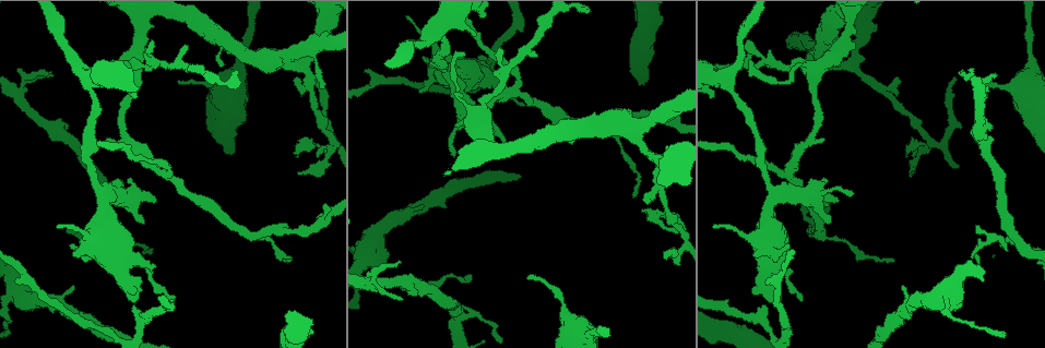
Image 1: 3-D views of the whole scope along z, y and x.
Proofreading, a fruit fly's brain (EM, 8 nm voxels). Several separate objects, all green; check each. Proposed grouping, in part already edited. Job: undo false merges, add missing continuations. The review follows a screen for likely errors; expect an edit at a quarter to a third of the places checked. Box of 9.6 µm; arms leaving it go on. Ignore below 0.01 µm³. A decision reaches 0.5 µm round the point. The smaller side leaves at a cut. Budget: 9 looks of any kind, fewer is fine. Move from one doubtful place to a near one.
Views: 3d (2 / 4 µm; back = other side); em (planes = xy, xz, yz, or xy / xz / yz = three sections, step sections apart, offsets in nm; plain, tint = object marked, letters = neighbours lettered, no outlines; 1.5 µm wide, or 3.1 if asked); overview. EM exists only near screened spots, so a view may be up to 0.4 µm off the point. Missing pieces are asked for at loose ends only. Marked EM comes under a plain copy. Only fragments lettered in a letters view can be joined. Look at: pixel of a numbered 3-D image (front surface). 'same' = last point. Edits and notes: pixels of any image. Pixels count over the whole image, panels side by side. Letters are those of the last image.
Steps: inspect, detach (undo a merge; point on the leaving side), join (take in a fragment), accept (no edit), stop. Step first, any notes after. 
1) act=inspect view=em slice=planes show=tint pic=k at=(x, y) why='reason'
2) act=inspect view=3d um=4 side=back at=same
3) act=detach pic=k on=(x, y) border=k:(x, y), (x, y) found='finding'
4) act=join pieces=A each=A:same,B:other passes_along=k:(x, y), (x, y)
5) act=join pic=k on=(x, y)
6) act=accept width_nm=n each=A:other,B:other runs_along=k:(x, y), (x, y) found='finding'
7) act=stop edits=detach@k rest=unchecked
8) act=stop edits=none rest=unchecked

act=inspect view=3d um=2 pic=1 at=(453, 155) why='thin end'

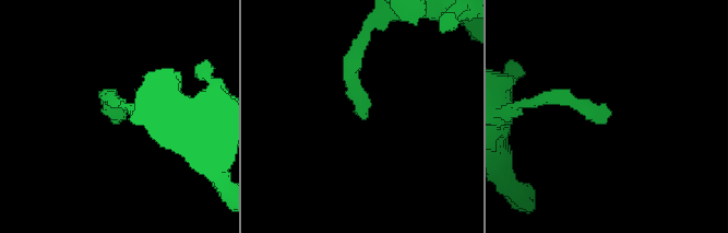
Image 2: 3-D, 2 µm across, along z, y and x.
act=inspect view=em slice=planes show=letters pic=2 at=(607, 115)

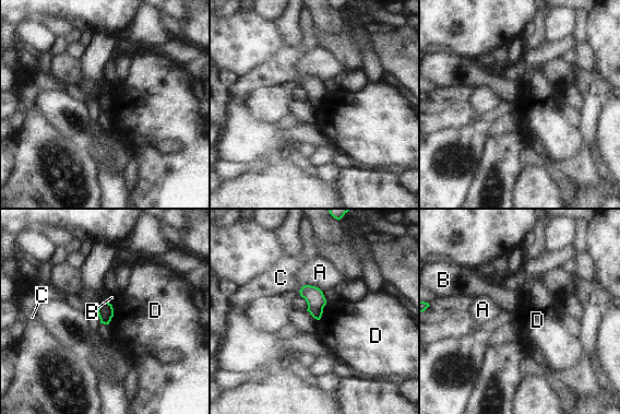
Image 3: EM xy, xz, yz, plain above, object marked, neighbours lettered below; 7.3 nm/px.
act=accept longest_contact=A:180nm each=A:other,B:other,C:other,D:other found='no lettered fragment goes on from it'

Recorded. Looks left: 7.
act=inspect view=3d um=2 pic=1 at=(456, 97) why='abrupt turn'

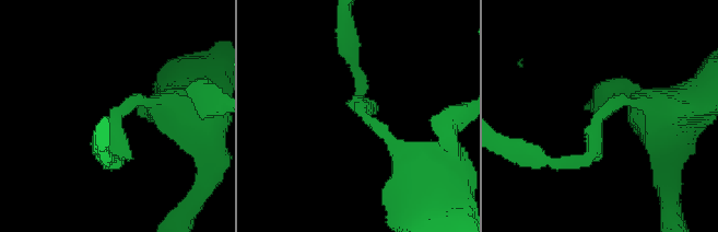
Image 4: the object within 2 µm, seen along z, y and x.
act=inspect view=em slice=xy step=4 show=letters pic=4 at=(599, 113) why='need the tissue'

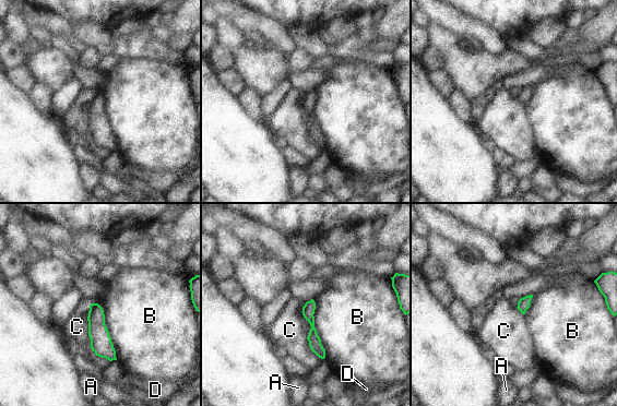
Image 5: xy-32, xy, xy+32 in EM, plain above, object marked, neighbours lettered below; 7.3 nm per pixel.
act=inspect view=em slice=xz step=4 show=letters at=same why='another direction'

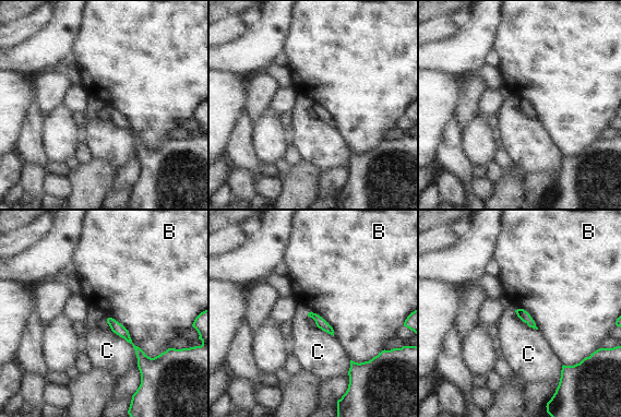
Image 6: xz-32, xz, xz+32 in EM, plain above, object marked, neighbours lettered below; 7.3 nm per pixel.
act=accept each=B:other,C:other found='continuous, no second cell'

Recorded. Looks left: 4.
act=inspect view=em slice=planes show=letters pic=1 at=(673, 118) why='free end'

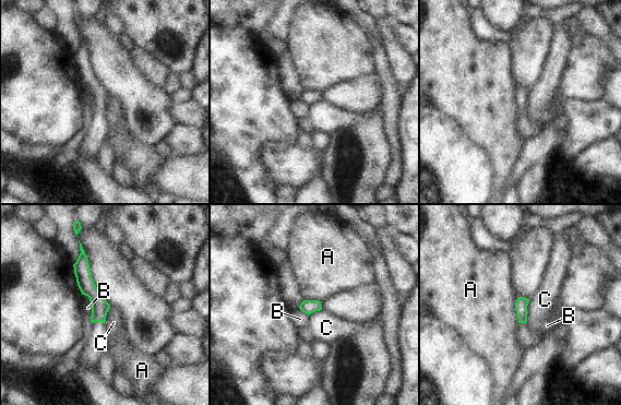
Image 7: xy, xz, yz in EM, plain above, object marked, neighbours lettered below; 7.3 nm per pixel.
act=accept longest_contact=A:200nm each=A:other,B:other,C:other found='none of them fits'

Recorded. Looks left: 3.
act=inspect view=3d um=2 pic=1 at=(70, 244) why='branch stops here'

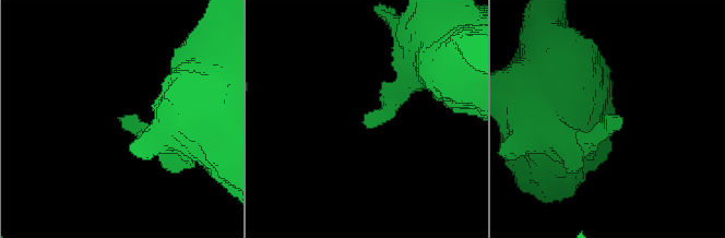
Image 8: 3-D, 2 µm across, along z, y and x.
act=inspect view=em slice=planes show=letters pic=8 at=(368, 126) why='shape alone is not enough'

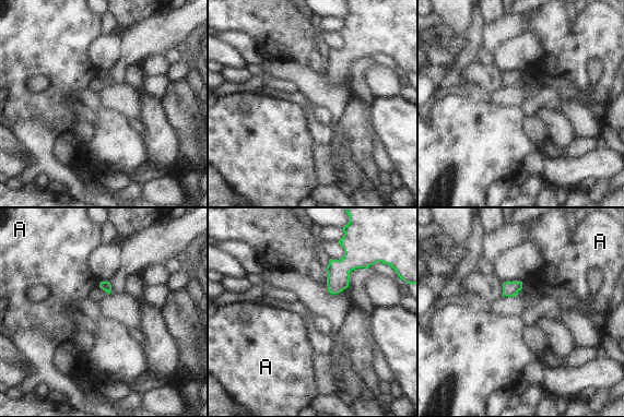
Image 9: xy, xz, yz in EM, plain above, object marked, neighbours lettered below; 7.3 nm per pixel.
act=accept each=A:other border=9:(101, 282), (98, 285) found='none of them fits'

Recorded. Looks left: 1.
act=stop edits=none rest=unchecked

